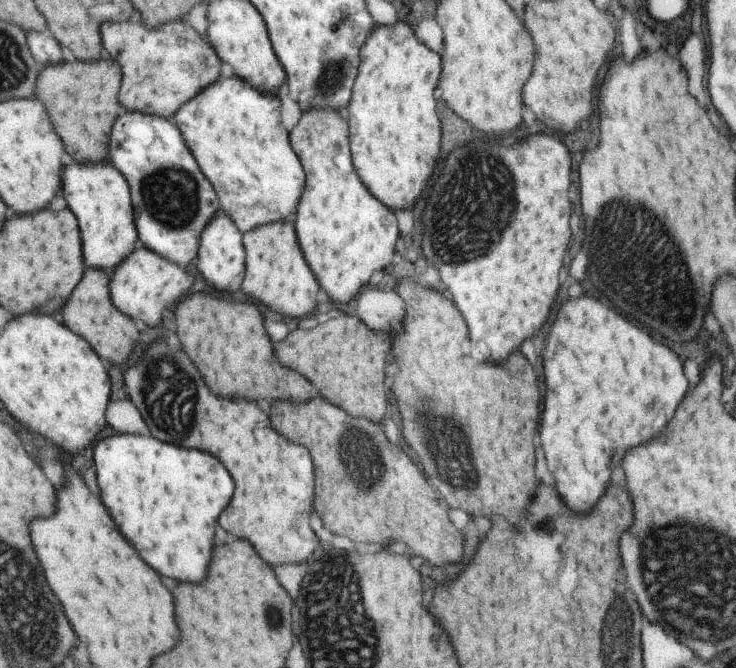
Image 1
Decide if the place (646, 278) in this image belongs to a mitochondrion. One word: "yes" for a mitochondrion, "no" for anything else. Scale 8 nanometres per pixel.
yes

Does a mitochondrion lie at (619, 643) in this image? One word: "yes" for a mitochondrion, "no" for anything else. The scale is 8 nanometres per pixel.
yes

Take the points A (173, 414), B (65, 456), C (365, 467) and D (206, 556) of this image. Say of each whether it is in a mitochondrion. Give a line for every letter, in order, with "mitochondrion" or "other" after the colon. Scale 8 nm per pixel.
A: mitochondrion
B: other
C: mitochondrion
D: other

